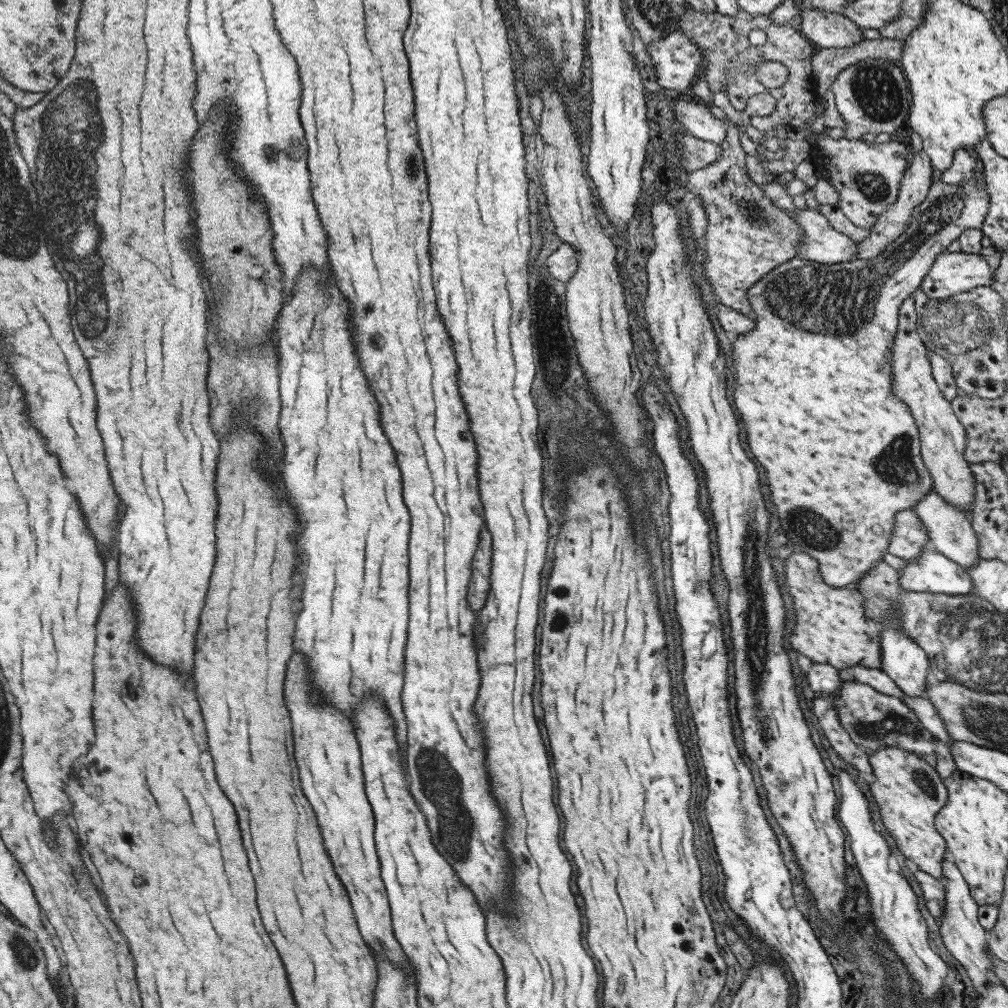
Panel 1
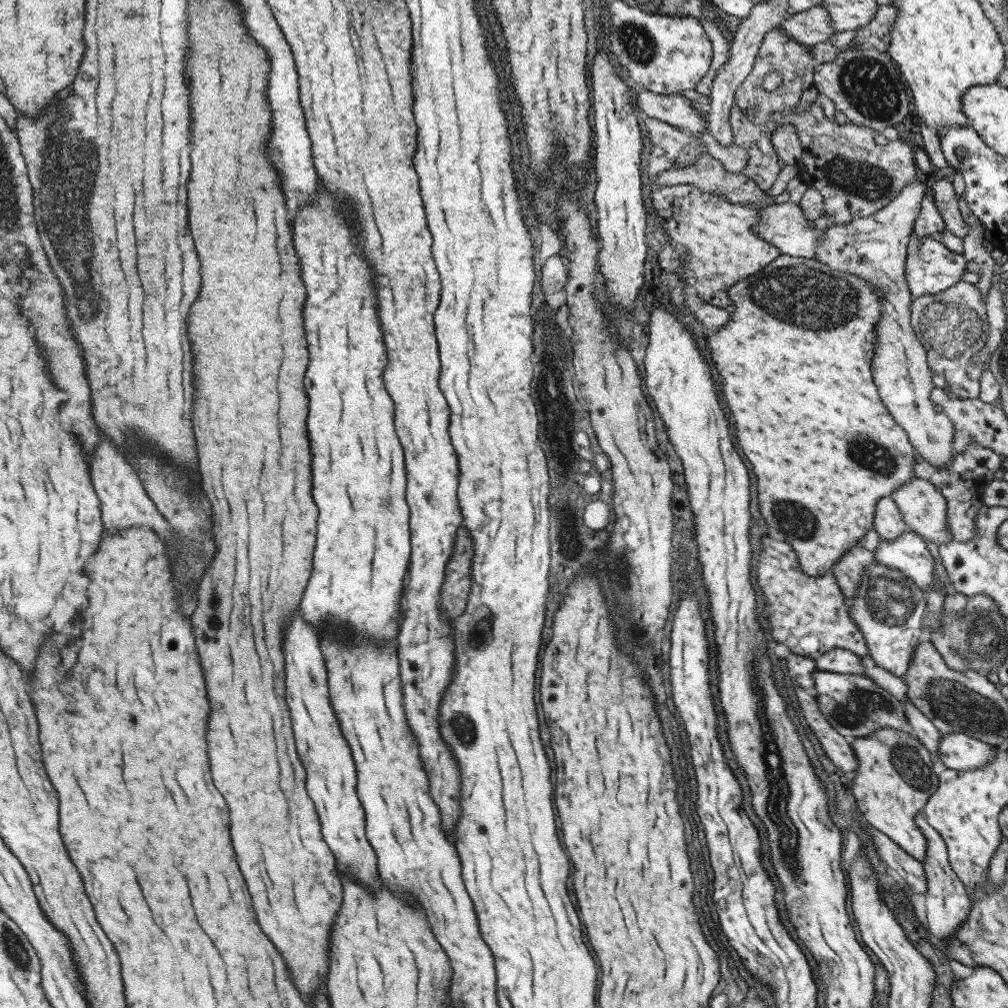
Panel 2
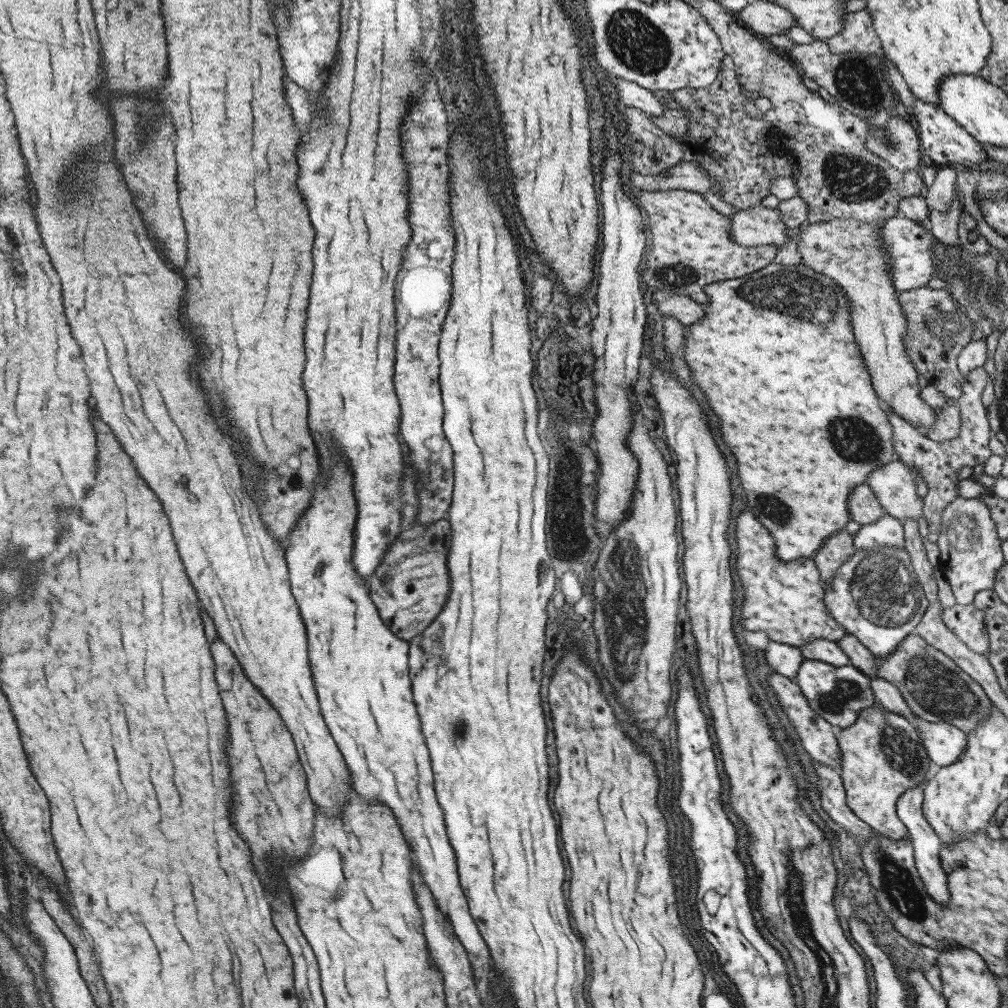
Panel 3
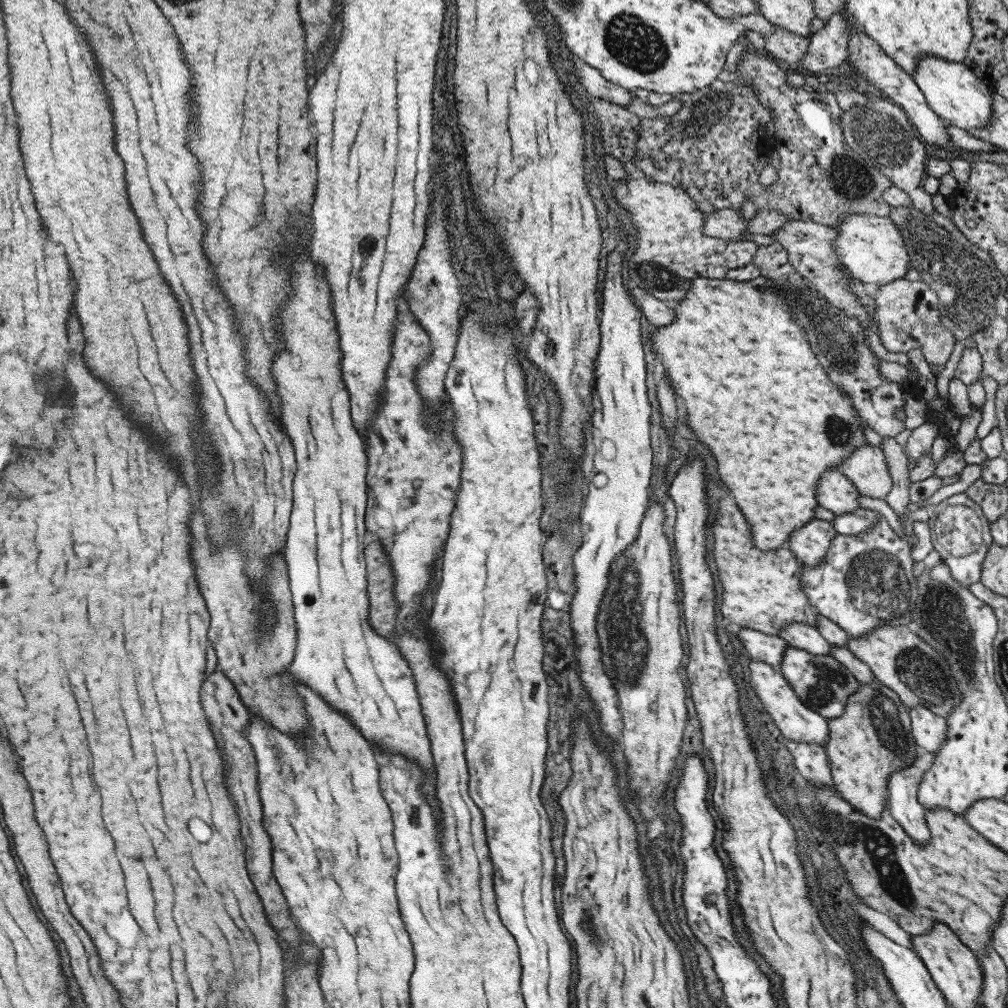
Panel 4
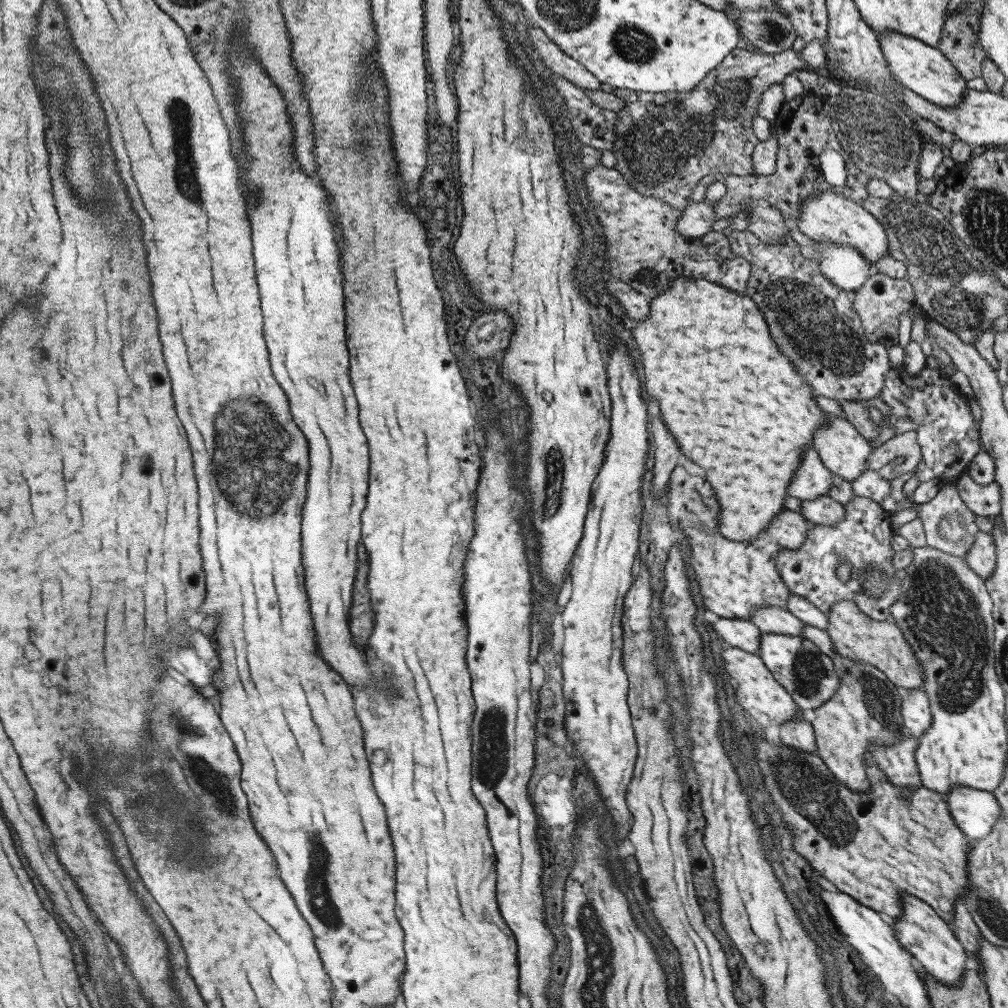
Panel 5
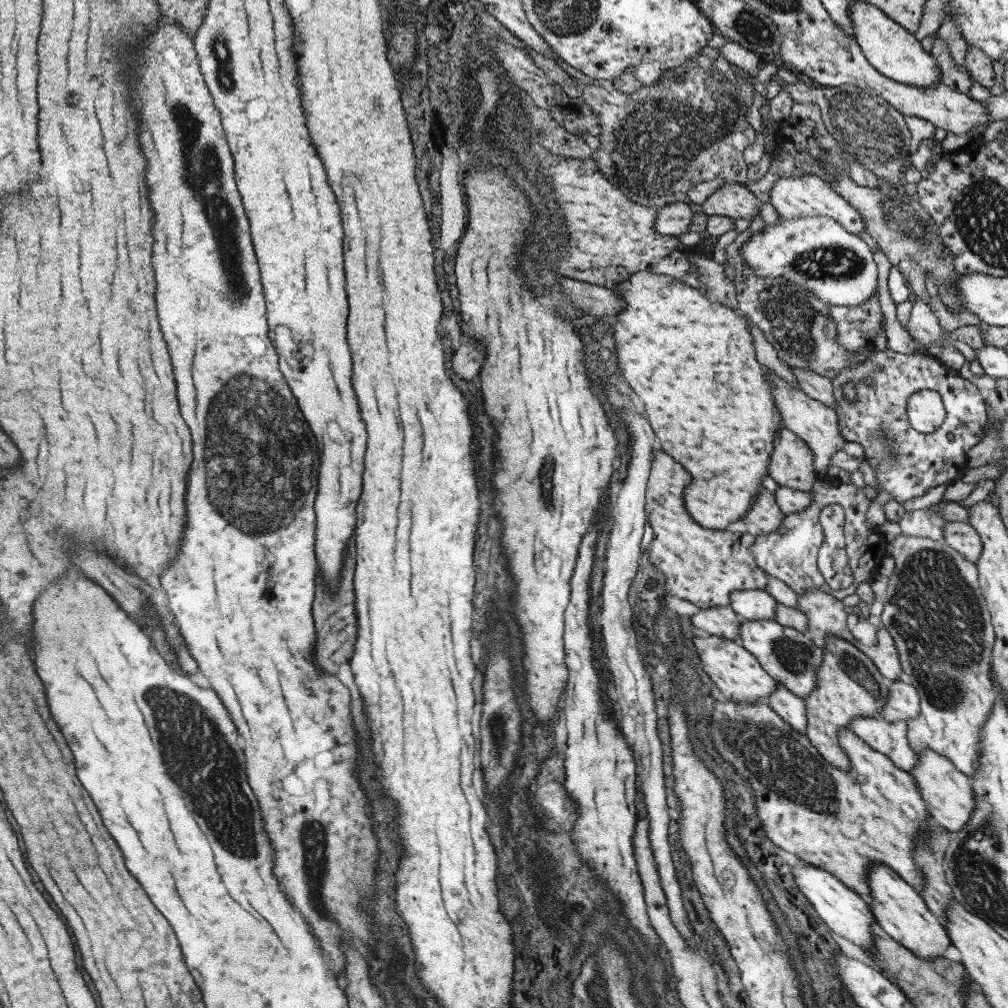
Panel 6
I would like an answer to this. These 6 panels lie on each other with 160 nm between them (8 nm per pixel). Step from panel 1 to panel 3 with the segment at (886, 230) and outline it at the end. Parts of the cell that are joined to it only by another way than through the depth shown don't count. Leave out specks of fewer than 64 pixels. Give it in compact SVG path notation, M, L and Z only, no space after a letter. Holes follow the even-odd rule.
M835 218L827 222L801 225L800 232L793 236L793 245L801 257L801 265L823 275L837 285L849 302L851 329L858 351L862 356L875 395L882 404L905 419L914 429L924 435L933 424L936 415L919 399L917 376L904 349L905 315L899 307L889 277L887 248L880 238L880 228L885 219L874 222L859 222L853 218Z

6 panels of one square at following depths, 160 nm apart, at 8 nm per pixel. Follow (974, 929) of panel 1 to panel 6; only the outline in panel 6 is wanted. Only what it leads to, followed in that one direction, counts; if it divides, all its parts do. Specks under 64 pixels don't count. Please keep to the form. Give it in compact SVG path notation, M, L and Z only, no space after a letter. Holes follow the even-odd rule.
M855 717L850 732L905 772L909 772L917 762L916 754L909 748L907 724L903 720L884 722L879 717Z

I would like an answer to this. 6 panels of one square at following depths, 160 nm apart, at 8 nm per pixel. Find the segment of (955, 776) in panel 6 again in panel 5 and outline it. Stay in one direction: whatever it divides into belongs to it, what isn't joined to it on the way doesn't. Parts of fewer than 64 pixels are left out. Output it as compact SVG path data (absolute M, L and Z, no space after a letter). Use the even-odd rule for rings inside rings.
M953 786L943 799L953 822L969 839L985 838L1000 817L995 797L983 790Z

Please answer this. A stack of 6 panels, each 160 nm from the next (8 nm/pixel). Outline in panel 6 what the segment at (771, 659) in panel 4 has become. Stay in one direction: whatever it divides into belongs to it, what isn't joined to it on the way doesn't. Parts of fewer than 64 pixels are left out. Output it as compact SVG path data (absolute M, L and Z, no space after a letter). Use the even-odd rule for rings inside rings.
M729 605L700 608L690 616L690 622L698 633L739 641L740 618Z

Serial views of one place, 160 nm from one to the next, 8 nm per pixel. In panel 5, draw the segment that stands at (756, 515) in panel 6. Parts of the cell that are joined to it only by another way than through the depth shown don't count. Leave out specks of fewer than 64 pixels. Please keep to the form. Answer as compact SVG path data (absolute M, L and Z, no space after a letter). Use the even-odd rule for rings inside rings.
M781 509L771 522L764 528L763 537L770 541L773 547L796 549L802 545L808 529L813 526L805 521L798 512Z

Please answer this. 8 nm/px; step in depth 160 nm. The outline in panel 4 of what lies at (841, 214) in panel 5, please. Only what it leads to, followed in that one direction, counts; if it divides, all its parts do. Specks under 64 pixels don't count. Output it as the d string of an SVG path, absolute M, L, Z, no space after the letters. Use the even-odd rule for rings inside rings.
M847 213L834 229L835 255L854 280L883 286L897 278L905 279L905 274L912 268L909 265L909 254L905 251L905 240L888 216Z

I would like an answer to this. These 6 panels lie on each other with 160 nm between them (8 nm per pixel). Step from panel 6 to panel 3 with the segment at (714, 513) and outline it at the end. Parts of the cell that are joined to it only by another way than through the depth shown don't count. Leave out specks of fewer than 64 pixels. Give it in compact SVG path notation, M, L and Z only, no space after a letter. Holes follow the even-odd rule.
M773 262L752 274L737 279L713 282L705 286L704 292L706 293L706 304L703 305L705 316L685 327L684 339L680 346L680 348L685 346L683 360L689 368L691 384L701 390L707 406L717 418L717 432L723 444L727 446L726 452L729 452L735 460L735 474L747 500L746 508L757 522L770 532L776 555L781 560L789 562L799 560L801 557L811 558L830 534L843 530L845 524L851 521L846 505L846 496L850 490L855 485L865 485L868 474L875 467L895 461L894 456L897 455L892 445L892 428L889 426L888 417L881 407L881 401L873 391L869 373L853 338L849 302L843 295L843 291L834 285L831 279L807 269L807 266L801 264L785 266Z

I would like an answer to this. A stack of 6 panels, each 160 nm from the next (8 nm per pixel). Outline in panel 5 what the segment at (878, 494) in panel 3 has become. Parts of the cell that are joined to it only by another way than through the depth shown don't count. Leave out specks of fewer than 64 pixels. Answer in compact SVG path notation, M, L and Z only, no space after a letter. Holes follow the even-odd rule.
M828 413L822 418L826 423L814 430L811 446L829 472L851 482L867 471L863 463L872 449L850 422Z

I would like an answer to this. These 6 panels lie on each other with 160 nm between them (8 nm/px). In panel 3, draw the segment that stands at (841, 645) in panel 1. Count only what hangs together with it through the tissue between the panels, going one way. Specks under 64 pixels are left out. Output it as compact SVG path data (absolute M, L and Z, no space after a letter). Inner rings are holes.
M746 509L735 518L735 529L733 530L733 540L735 541L735 564L733 572L739 580L739 588L743 592L743 601L739 605L738 622L746 630L755 632L765 632L770 641L779 644L789 645L799 648L806 645L814 638L837 642L845 633L844 628L837 624L829 616L828 610L822 601L824 595L823 580L819 578L818 570L814 562L809 558L801 557L795 561L781 560L774 552L774 542L770 532L754 518L752 513Z

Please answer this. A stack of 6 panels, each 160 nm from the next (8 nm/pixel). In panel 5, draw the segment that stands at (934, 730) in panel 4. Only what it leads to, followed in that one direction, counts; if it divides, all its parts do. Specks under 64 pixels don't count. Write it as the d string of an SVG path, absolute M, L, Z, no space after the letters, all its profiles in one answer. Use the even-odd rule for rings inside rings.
M909 689L902 691L902 699L899 707L901 715L902 737L913 736L921 738L921 734L931 724L931 715L928 707L927 697L924 691Z

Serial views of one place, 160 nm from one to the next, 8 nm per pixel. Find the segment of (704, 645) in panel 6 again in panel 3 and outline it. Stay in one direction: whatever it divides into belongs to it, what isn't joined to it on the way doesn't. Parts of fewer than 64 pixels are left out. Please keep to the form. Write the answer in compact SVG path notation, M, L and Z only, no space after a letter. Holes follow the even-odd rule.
M777 673L767 676L766 680L769 688L771 688L771 692L775 695L779 708L783 710L783 714L791 722L793 730L795 730L801 741L801 746L811 757L811 760L815 760L815 762L830 766L831 768L837 768L841 763L841 752L839 751L839 745L837 745L836 728L811 710L806 698L801 694L801 689L793 680Z

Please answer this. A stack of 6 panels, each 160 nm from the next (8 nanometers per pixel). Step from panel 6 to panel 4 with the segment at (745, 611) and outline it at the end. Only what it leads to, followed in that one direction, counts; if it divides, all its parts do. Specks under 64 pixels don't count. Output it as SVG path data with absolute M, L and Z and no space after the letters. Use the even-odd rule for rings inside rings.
M791 623L778 630L781 637L793 648L809 651L812 655L829 655L830 644L817 632L815 627L805 623Z

